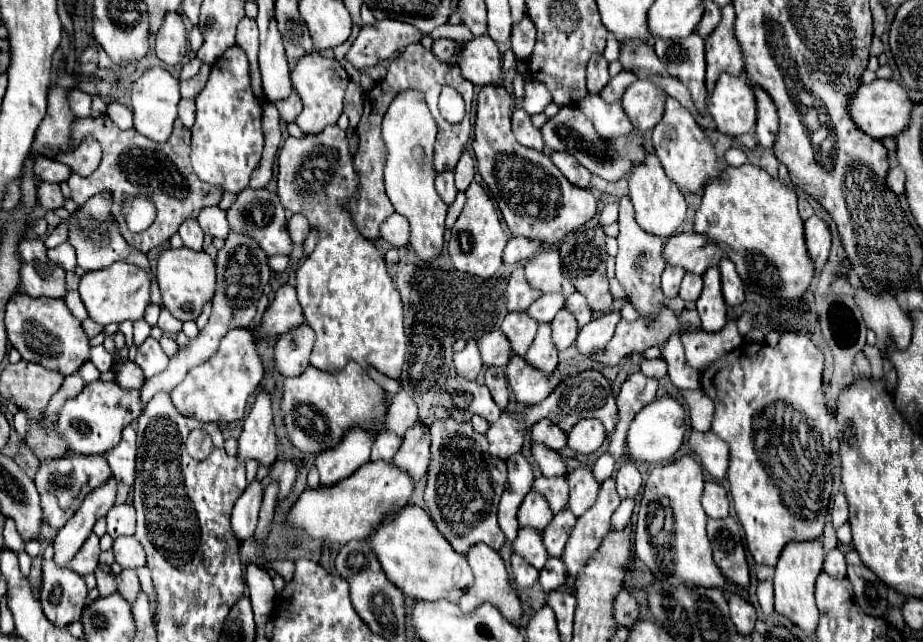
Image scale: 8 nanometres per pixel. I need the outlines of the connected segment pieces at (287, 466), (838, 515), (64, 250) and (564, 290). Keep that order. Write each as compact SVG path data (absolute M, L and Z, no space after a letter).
M288 459L286 461L276 461L270 477L280 483L278 499L284 499L288 495L288 491L292 489L294 479L296 479L296 465L294 465L294 461L288 461Z
M838 493L834 499L834 507L832 507L832 525L834 529L842 527L848 521L848 503L844 493Z
M68 243L48 249L48 259L54 261L56 265L60 265L64 271L72 271L76 267L76 253L74 253L74 247Z
M556 249L542 251L536 257L528 259L524 265L524 275L530 287L542 293L560 293L570 297L574 293L574 285L562 275L560 255Z

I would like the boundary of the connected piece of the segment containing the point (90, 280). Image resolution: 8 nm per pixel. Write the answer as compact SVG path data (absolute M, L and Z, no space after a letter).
M118 261L106 269L84 273L80 277L78 293L80 293L80 299L82 299L90 319L100 325L120 323L126 319L138 321L138 319L142 319L144 309L150 303L150 275L146 275L146 271L138 269L136 265Z

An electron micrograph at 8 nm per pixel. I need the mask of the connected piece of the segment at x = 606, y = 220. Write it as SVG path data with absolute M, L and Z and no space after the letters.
M608 203L600 213L600 223L602 225L612 225L616 221L618 221L618 205L616 203Z

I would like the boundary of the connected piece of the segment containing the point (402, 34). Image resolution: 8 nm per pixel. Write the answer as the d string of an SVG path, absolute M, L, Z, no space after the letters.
M394 19L376 21L376 25L364 25L360 35L350 45L344 61L358 67L378 65L384 59L390 59L396 51L406 49L410 43L420 41L422 31L414 25L406 25Z

